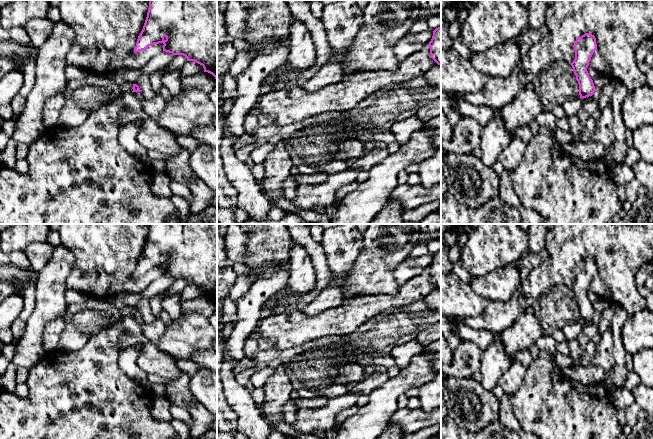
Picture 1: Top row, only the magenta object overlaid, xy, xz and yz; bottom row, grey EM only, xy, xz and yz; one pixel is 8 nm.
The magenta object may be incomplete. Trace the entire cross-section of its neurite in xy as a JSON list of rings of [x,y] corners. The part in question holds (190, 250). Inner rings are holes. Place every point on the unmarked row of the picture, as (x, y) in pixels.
[[[149,224],[143,253],[134,277],[163,267],[163,275],[183,279],[203,290],[217,305],[217,224]]]

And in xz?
[[[441,250],[433,255],[429,270],[431,282],[441,290]]]

